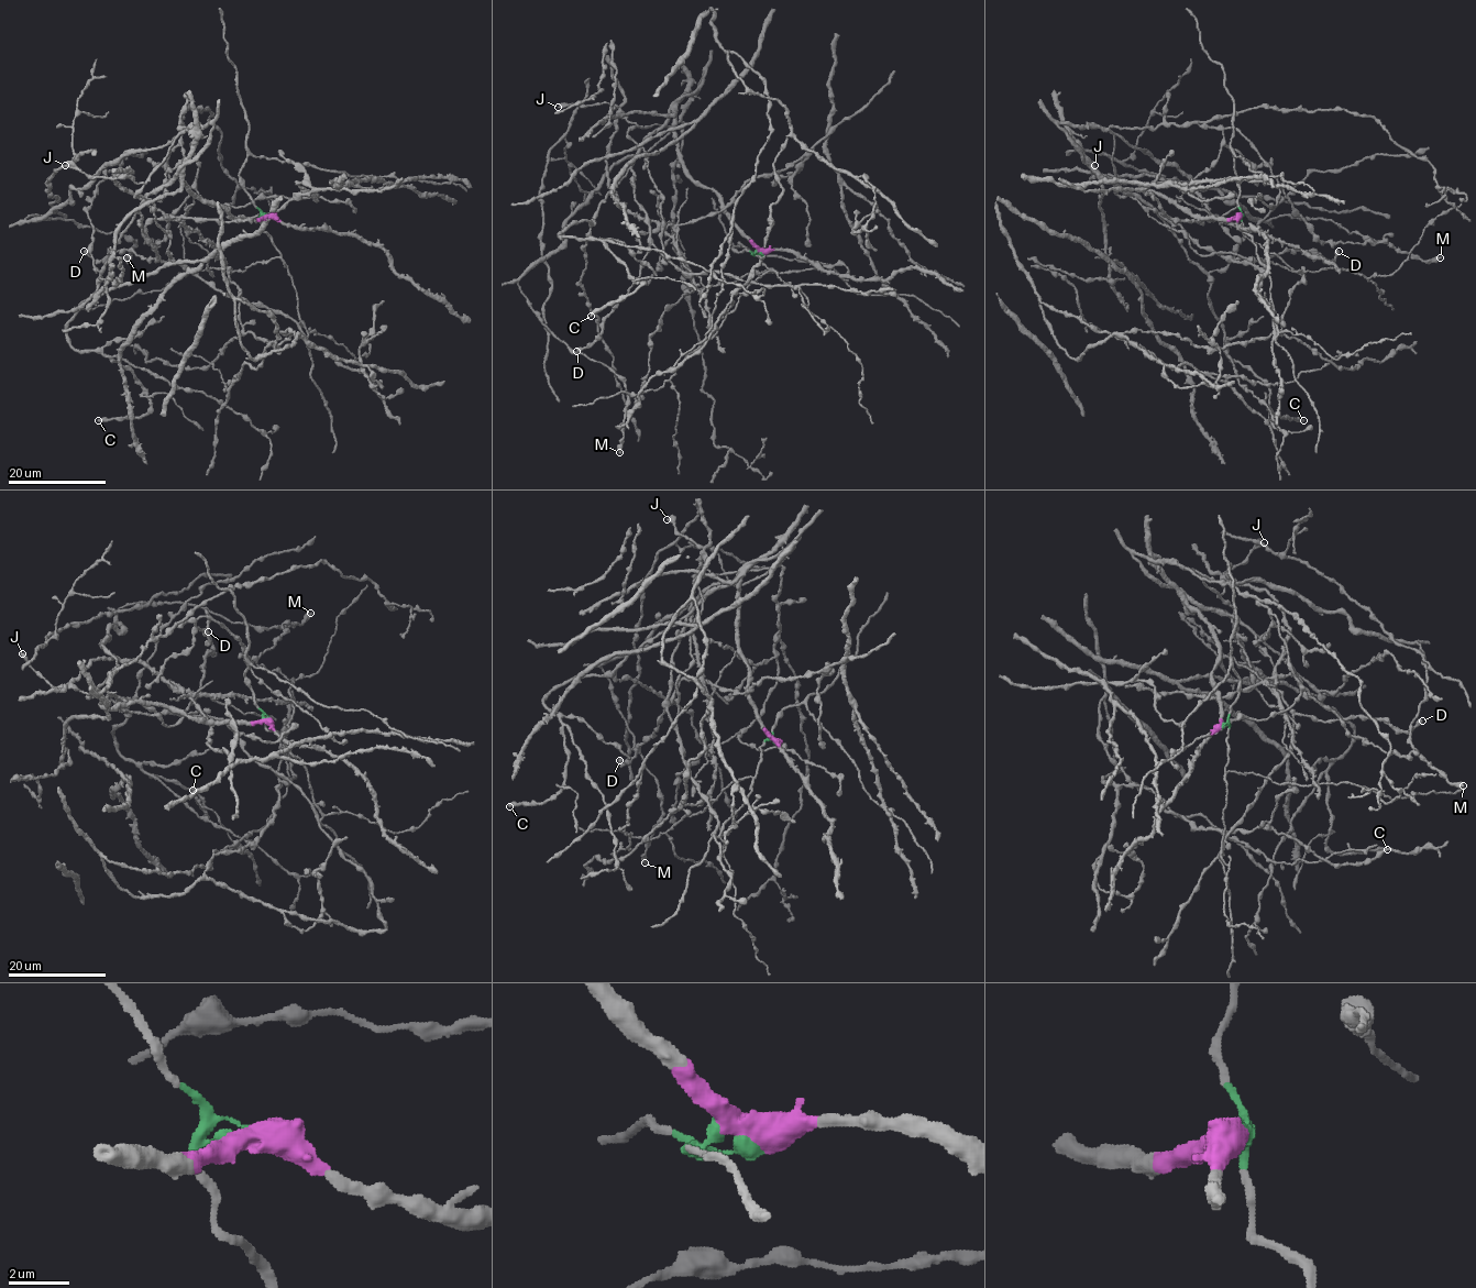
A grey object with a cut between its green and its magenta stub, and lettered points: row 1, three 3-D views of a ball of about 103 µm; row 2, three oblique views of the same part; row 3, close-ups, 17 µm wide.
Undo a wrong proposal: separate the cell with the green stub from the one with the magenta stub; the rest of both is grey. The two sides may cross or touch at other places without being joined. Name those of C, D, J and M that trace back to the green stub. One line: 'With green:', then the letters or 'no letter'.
With green: no letter

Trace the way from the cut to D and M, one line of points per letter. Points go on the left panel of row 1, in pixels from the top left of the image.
D: (267, 216), (234, 218), (175, 176), (140, 208), (156, 259), (124, 250), (95, 261), (85, 251)
M: (267, 216), (234, 218), (178, 176), (134, 196), (176, 134), (26, 217), (119, 232), (134, 242), (127, 259)

